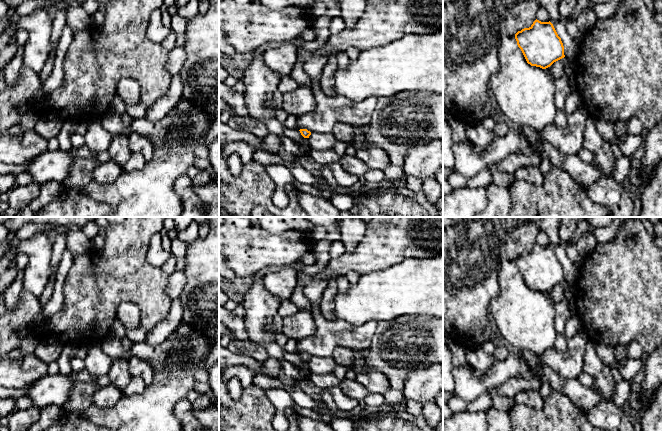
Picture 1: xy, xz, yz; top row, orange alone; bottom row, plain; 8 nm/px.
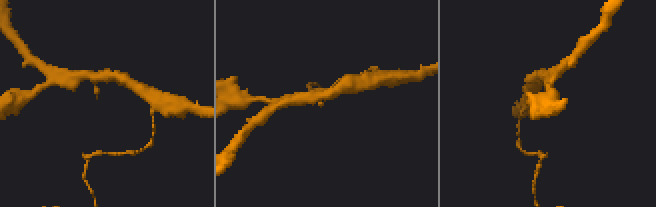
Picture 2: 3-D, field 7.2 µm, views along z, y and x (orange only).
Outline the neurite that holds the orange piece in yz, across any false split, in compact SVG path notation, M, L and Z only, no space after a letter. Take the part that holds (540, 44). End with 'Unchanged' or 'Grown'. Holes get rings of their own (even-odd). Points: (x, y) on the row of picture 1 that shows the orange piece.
M535 20L529 28L524 28L515 34L518 47L521 49L526 61L531 66L546 69L554 62L565 57L564 46L553 24Z. Unchanged

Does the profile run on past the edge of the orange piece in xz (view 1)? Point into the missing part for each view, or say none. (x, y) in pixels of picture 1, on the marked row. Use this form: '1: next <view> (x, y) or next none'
1: next none

